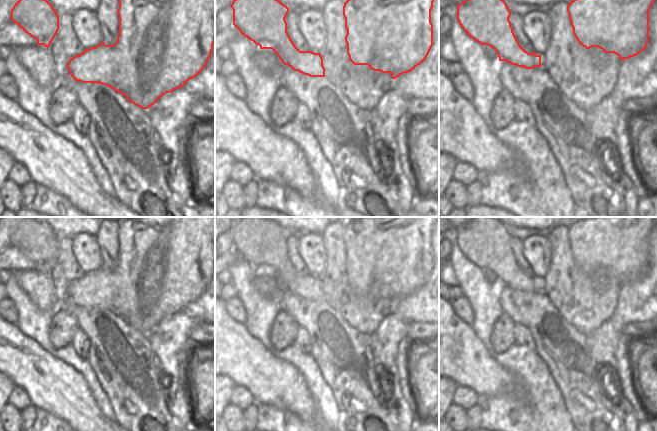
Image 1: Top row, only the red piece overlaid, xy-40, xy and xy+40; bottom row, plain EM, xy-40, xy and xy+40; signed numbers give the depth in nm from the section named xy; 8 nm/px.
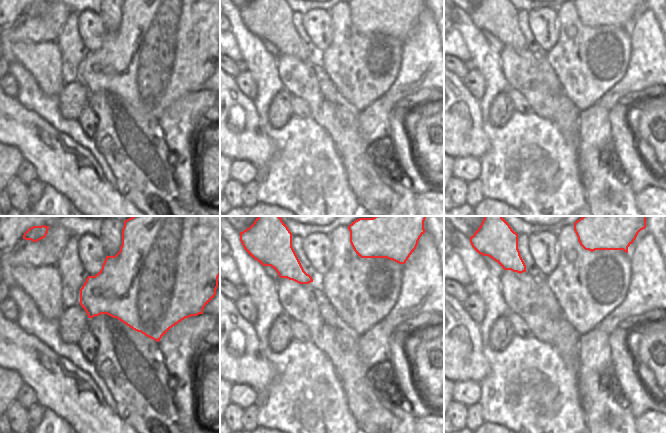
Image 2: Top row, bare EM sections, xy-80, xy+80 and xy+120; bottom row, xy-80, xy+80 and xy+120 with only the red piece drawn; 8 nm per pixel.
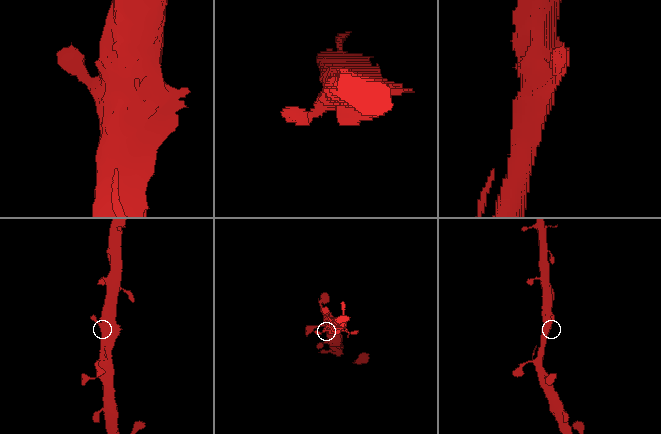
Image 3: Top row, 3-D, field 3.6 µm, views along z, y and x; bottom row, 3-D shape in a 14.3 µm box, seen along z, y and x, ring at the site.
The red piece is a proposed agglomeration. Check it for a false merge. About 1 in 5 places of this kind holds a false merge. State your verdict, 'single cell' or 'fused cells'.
single cell

